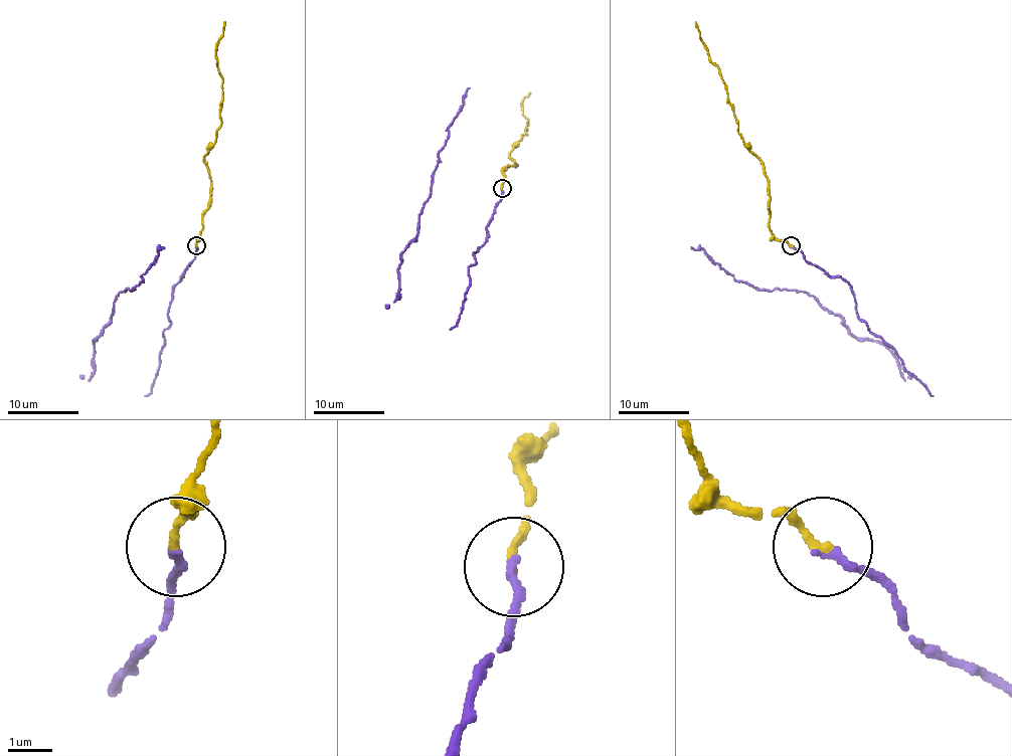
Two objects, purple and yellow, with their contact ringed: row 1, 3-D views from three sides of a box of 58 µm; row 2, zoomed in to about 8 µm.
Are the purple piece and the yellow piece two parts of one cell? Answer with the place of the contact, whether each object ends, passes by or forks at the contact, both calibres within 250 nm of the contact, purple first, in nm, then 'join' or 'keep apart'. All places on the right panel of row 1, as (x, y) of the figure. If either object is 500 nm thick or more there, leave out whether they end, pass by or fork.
place (791, 245); purple ends; yellow ends; calibres 190 and 200 nm; join

